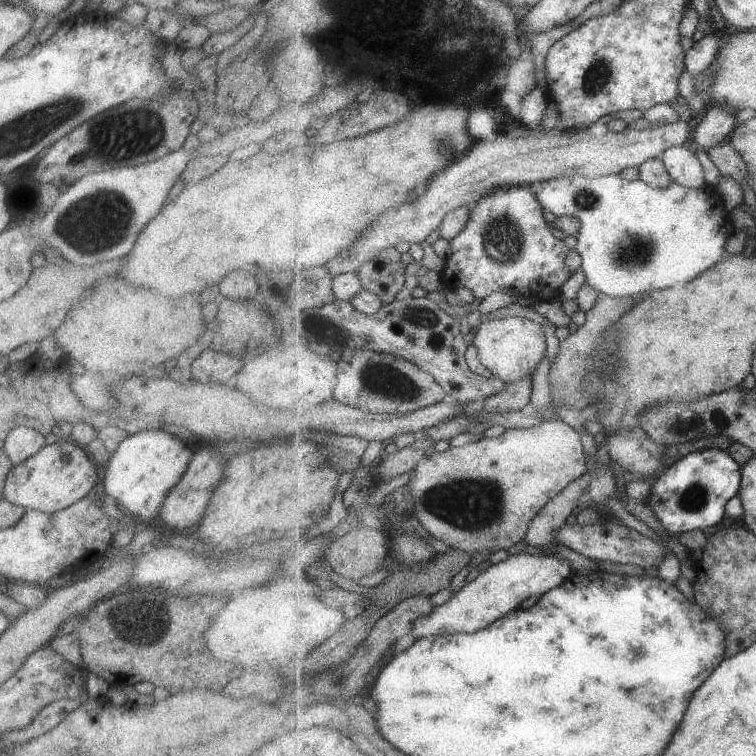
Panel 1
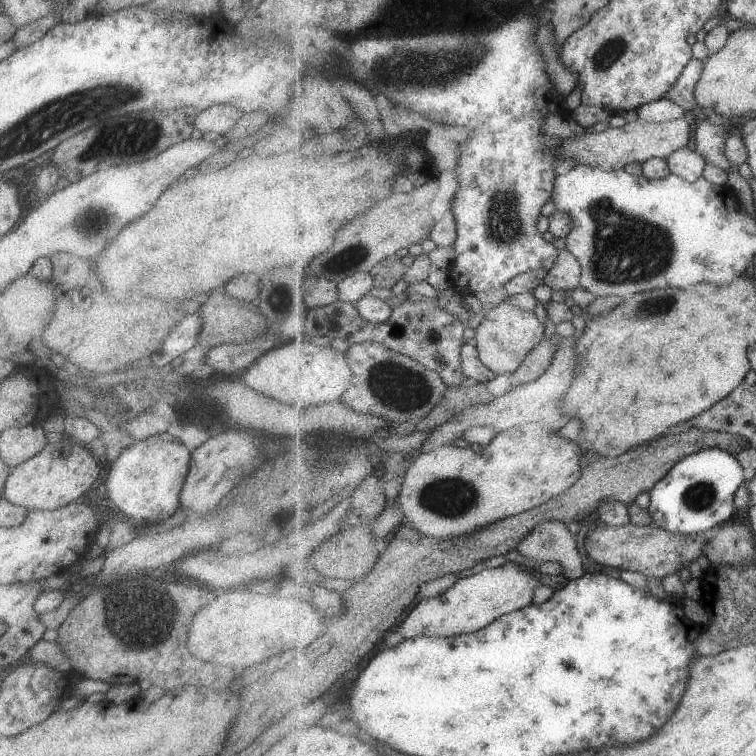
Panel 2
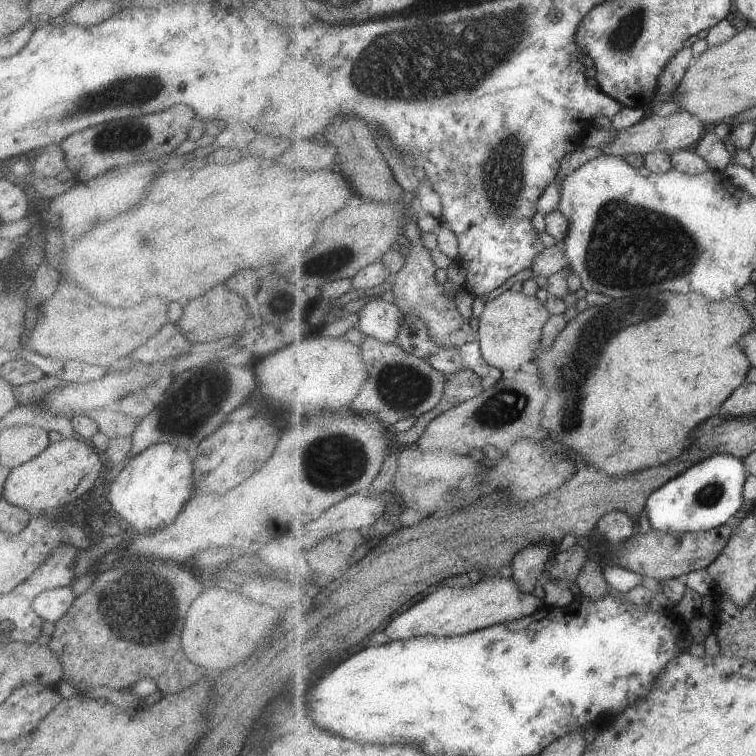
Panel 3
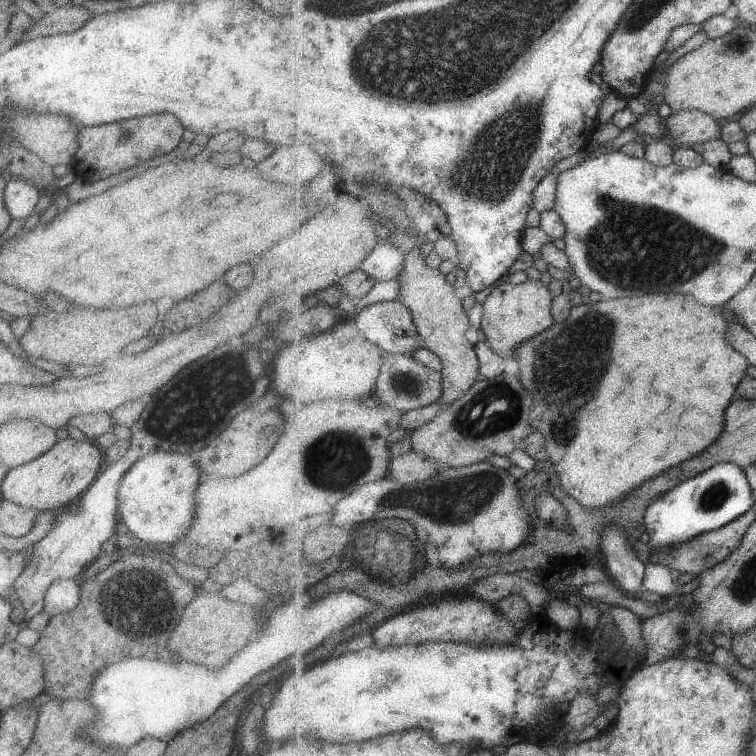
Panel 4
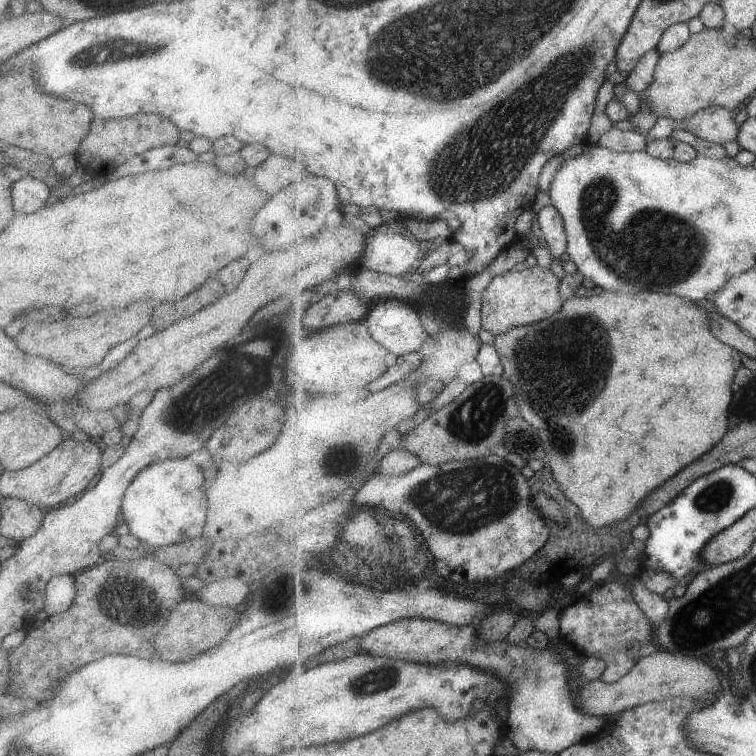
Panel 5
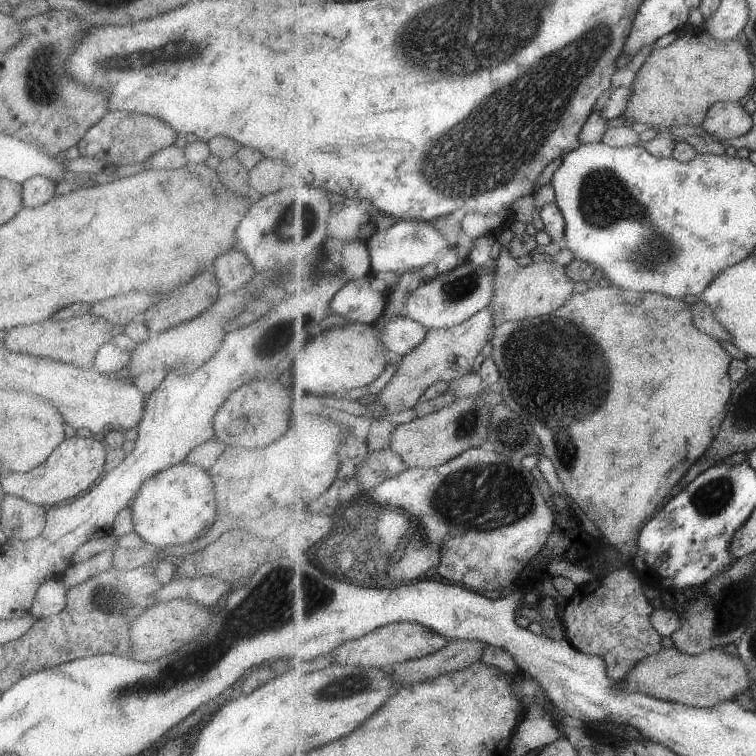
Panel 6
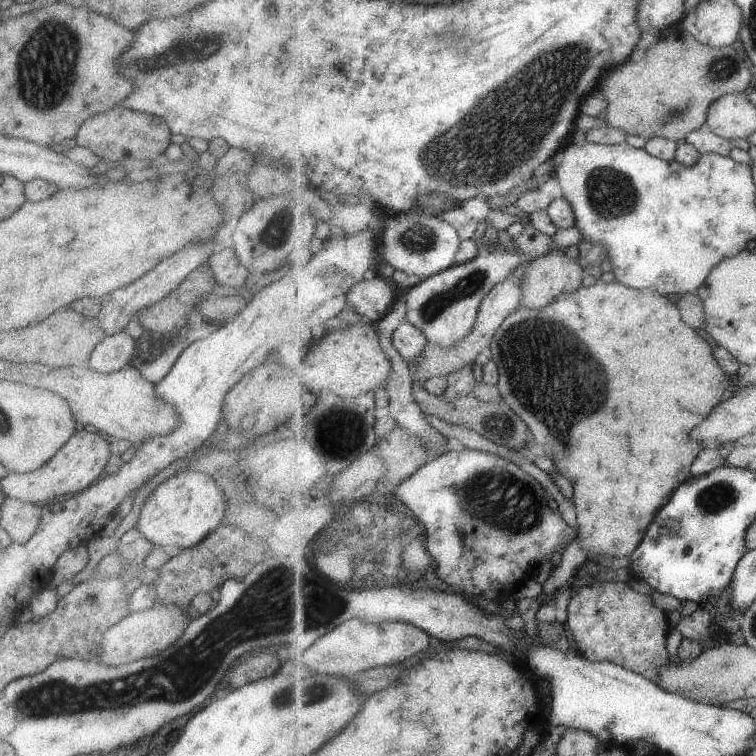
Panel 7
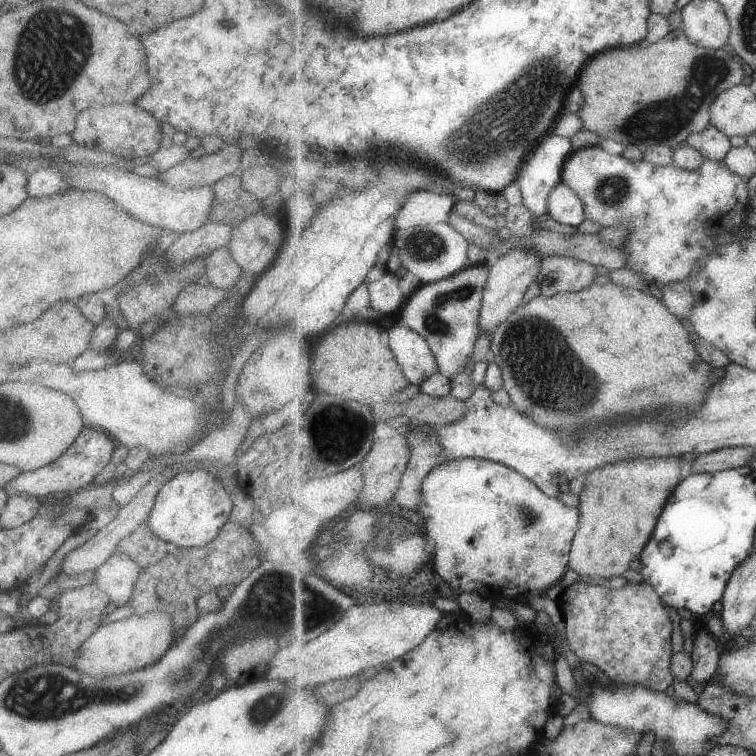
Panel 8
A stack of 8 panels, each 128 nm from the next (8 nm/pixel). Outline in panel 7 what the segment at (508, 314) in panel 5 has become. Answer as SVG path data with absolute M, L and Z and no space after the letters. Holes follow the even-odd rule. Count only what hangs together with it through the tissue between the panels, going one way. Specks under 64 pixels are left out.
M557 252L552 255L535 258L524 271L520 278L520 287L522 288L521 306L530 309L542 309L549 306L555 299L562 294L569 294L579 290L583 276L586 272L581 268L581 264L576 262L575 255L568 252Z

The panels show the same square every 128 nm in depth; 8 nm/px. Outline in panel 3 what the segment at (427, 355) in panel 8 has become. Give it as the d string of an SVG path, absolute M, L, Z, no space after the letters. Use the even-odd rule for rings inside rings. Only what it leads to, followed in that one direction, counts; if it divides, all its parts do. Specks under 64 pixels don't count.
M371 298L359 311L357 329L363 337L373 337L381 342L395 343L398 339L399 329L405 320L404 312L395 304L380 300L379 298Z

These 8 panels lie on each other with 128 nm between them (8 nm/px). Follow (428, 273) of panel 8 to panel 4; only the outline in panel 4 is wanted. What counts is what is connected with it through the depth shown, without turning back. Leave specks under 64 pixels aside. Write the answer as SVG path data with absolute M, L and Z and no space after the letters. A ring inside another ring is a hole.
M384 237L369 256L366 256L360 264L360 269L364 270L375 282L391 280L397 278L406 263L406 254L391 240Z

